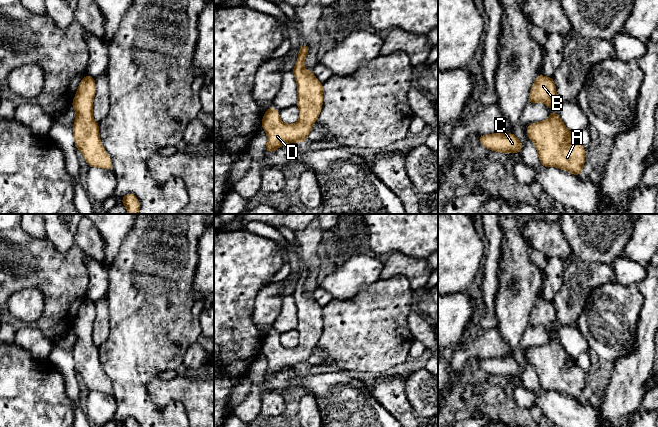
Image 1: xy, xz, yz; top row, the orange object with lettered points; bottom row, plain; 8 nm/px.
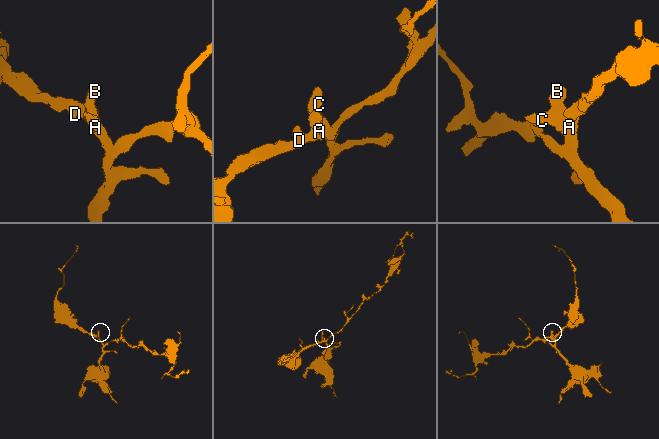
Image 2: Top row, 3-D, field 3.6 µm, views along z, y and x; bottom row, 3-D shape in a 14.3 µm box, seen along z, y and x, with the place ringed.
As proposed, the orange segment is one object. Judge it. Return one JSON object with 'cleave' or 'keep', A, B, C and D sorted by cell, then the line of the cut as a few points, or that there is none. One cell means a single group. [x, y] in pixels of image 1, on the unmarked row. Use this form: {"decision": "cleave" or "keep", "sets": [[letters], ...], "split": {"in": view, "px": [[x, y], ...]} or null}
{"decision": "keep", "sets": [["A", "B", "C", "D"]], "split": null}

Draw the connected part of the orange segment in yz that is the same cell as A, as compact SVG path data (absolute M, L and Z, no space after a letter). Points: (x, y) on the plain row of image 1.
M551 336L548 343L528 349L526 357L534 367L539 384L543 391L557 391L570 396L575 400L582 397L582 392L586 382L586 374L577 364L576 358L571 357L567 353L559 338Z

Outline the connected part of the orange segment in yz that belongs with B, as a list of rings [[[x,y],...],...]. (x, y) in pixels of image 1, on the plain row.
[[[538,298],[529,318],[529,327],[544,326],[547,331],[552,334],[556,321],[557,315],[553,302]]]

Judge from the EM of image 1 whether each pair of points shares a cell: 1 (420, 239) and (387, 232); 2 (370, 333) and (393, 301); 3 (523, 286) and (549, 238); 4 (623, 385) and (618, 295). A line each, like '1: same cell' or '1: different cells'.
1: same cell
2: same cell
3: different cells
4: different cells

